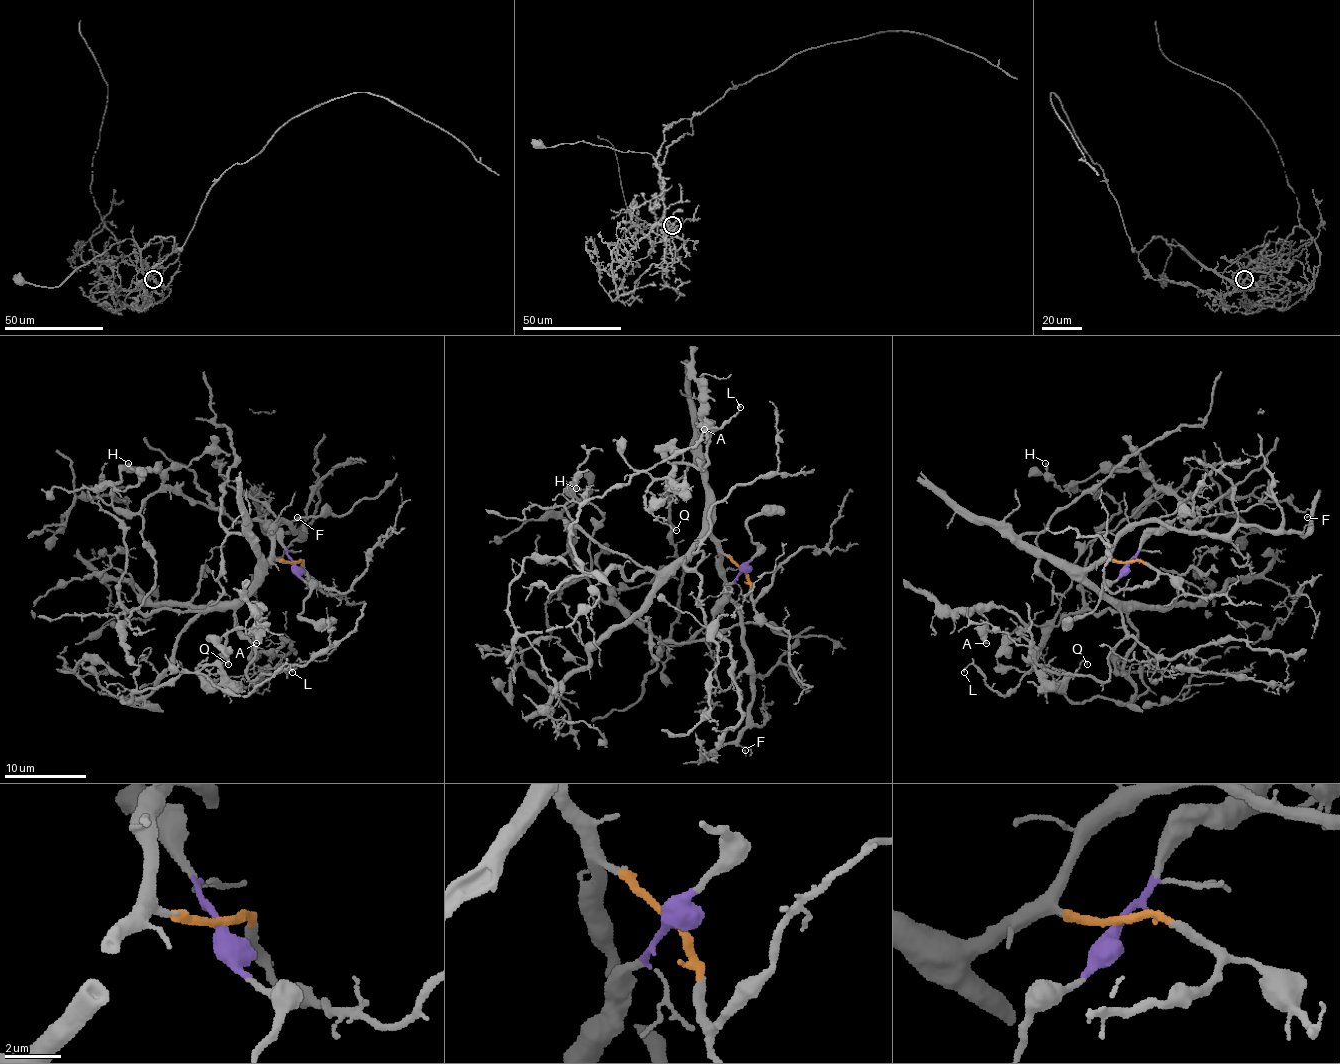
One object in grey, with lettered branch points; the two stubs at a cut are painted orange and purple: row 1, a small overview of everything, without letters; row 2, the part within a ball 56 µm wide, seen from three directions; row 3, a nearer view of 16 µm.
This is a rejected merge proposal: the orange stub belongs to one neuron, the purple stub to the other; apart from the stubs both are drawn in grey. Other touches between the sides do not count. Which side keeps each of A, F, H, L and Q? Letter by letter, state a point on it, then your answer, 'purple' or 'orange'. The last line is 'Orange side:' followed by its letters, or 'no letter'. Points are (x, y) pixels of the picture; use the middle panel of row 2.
A: (704, 429) | orange
F: (745, 750) | orange
H: (576, 488) | purple
L: (740, 407) | orange
Q: (676, 530) | orange
Orange side: A, F, L, Q

